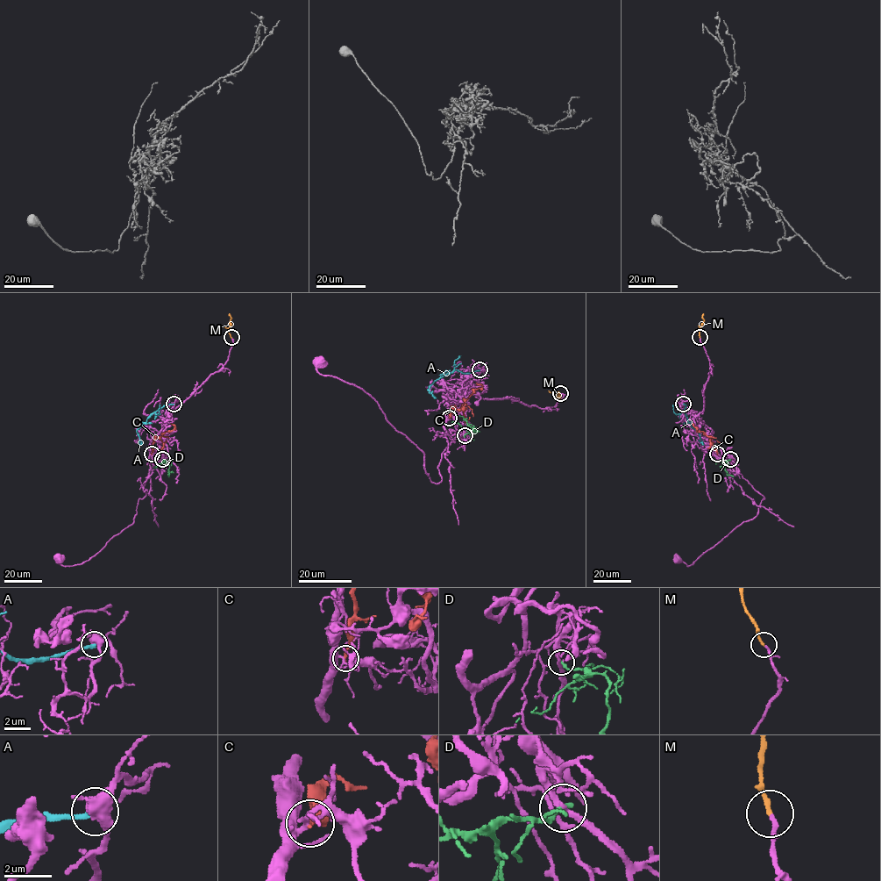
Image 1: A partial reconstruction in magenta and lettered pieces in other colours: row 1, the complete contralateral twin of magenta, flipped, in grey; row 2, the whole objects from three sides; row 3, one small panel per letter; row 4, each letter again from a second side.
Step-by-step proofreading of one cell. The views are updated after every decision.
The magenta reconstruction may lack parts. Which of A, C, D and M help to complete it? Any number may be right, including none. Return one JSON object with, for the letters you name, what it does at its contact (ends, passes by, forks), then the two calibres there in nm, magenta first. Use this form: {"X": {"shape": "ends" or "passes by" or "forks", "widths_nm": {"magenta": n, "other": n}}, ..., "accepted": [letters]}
{"M": {"shape": "ends", "widths_nm": {"magenta": 140, "other": 190}}, "accepted": ["M"]}

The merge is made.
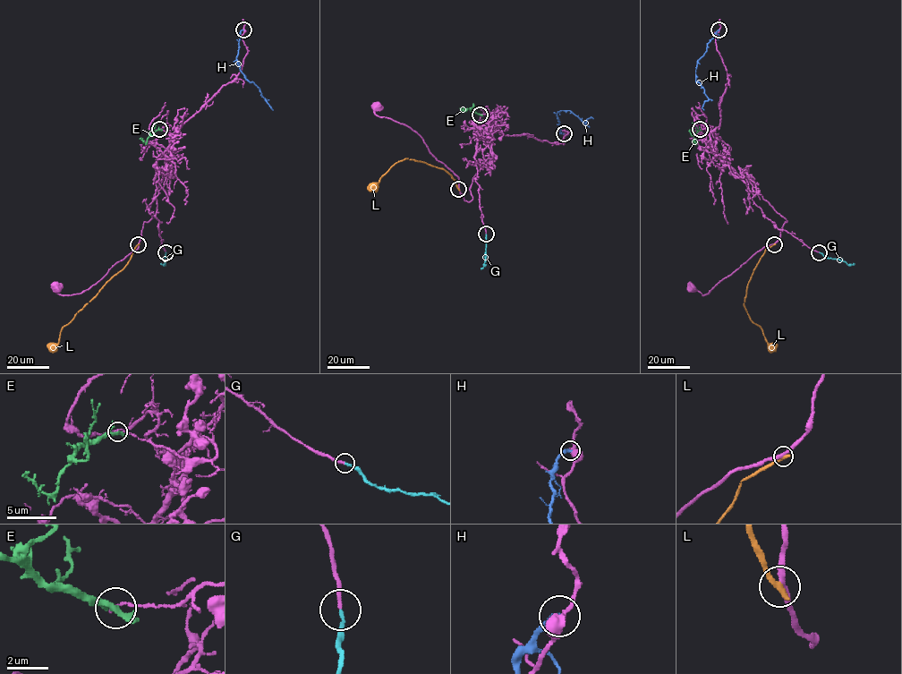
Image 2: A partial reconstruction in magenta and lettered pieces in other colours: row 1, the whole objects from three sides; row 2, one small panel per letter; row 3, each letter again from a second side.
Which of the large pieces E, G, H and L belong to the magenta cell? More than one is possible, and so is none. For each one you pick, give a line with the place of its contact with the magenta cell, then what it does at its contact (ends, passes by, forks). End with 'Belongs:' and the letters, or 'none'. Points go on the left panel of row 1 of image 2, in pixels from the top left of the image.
G: Touches magenta at (165, 252). It ends there
Belongs: G

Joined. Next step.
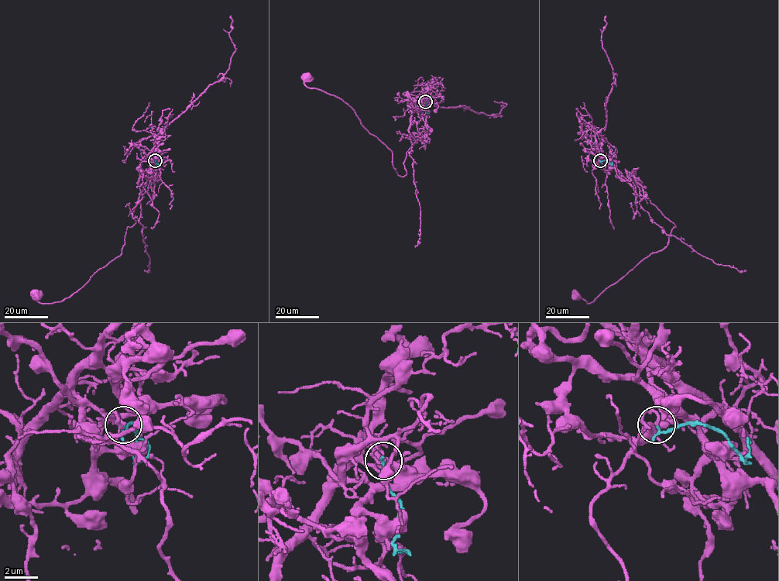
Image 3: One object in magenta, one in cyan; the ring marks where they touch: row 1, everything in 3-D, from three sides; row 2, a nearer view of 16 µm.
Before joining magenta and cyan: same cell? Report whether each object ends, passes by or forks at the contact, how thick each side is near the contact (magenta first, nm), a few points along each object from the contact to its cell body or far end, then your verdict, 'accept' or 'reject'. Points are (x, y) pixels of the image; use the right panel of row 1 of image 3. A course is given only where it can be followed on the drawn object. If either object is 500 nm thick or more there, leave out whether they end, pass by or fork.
magenta ends | cyan ends | 140/170 nm | magenta via (600, 160), (607, 157), (632, 186), (642, 183), (675, 227), (666, 246), (594, 300), (577, 297) | cyan via (600, 160), (607, 160), (612, 166), (612, 163) | reject

